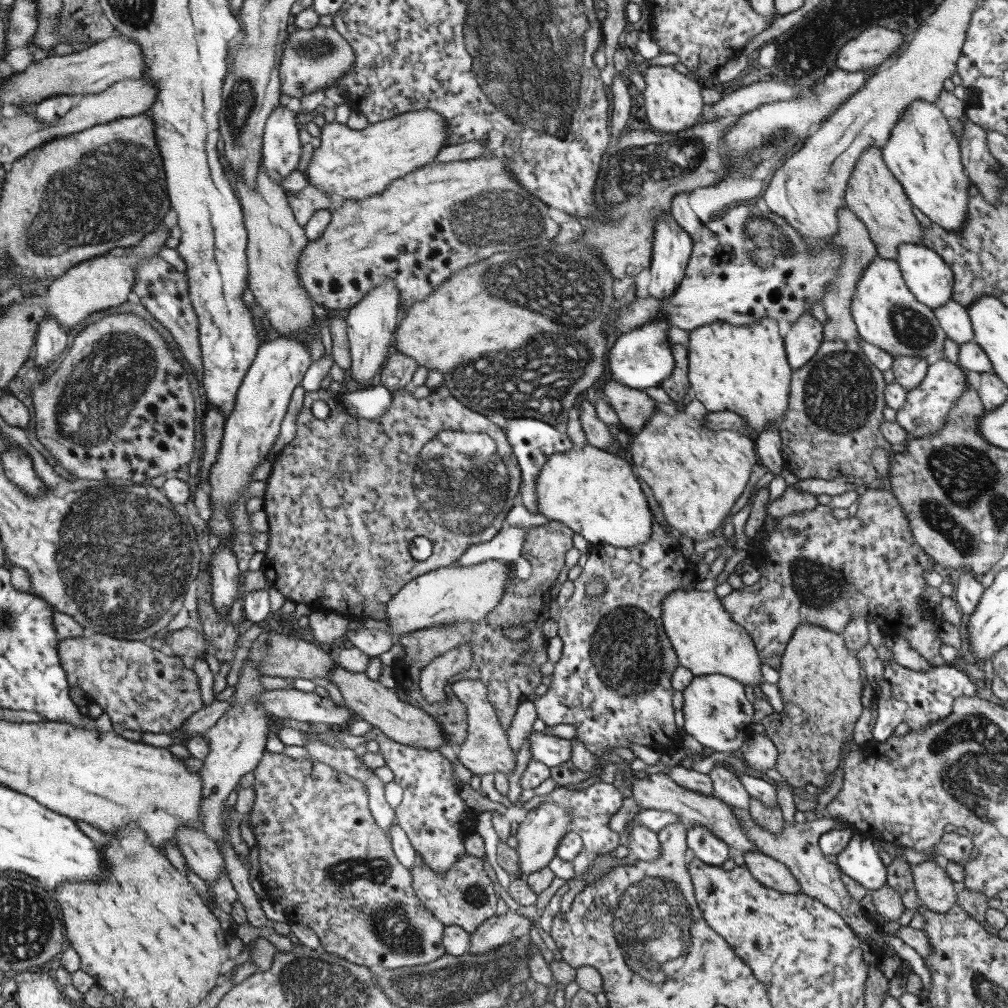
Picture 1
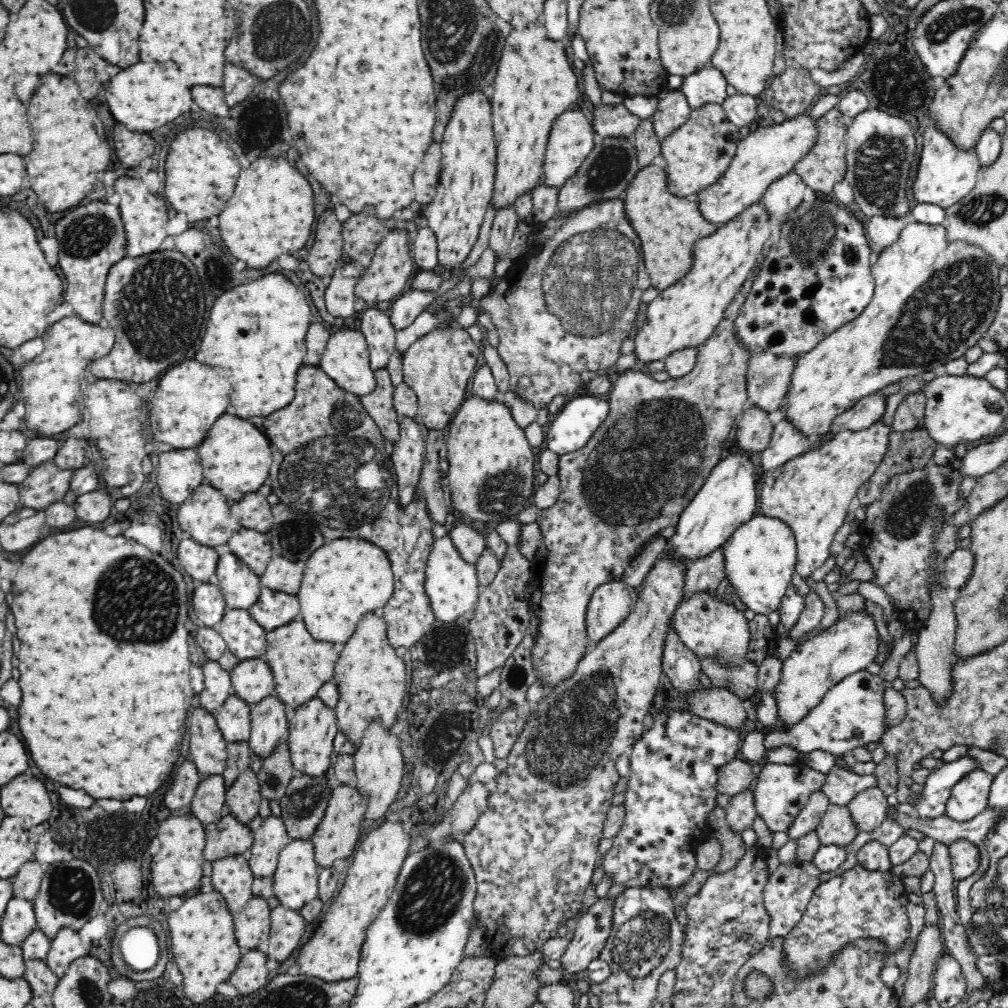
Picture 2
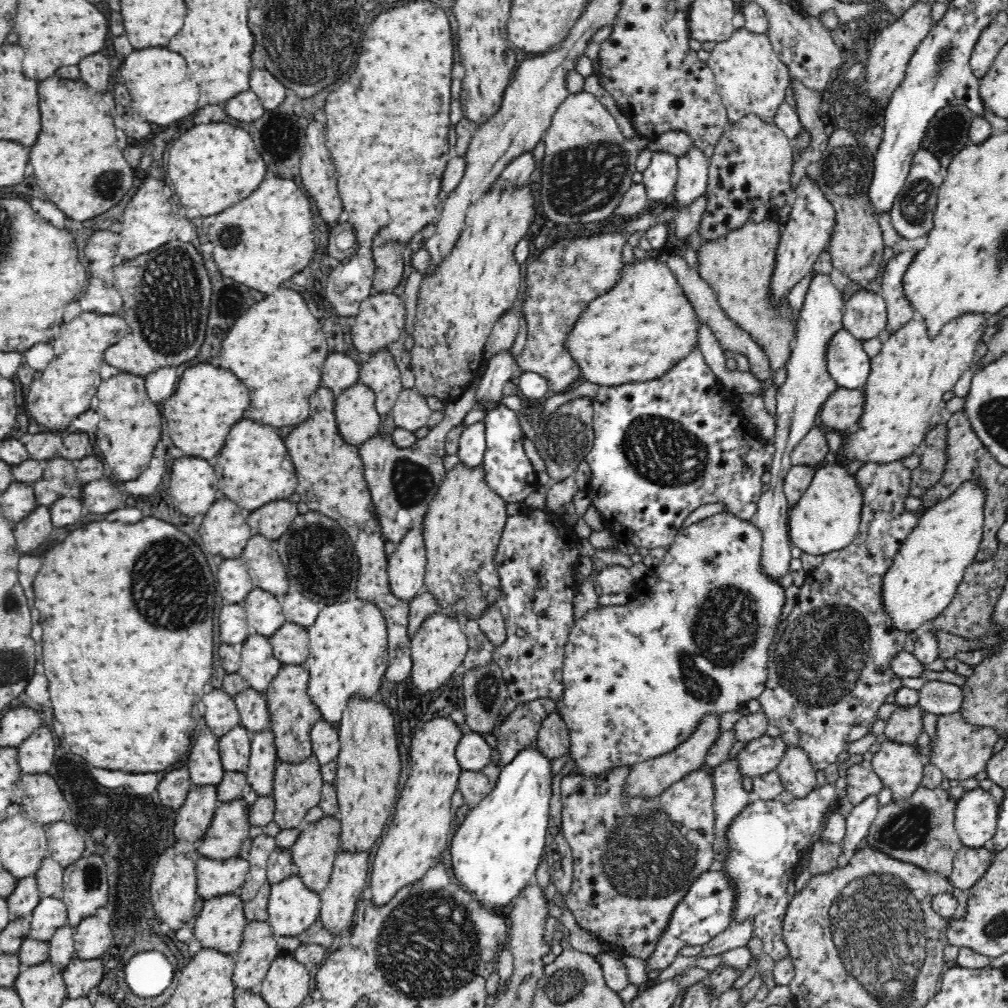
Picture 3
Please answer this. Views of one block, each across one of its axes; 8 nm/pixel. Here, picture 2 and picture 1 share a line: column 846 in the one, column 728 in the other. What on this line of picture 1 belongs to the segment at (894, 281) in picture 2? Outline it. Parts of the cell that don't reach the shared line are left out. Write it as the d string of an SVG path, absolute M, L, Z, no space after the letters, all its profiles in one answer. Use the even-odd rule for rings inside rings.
M764 317L751 325L737 326L714 321L689 331L687 344L688 378L692 398L699 400L709 412L732 411L742 415L746 429L756 436L774 424L779 426L789 406L791 374L785 344L778 333L778 324L770 317Z

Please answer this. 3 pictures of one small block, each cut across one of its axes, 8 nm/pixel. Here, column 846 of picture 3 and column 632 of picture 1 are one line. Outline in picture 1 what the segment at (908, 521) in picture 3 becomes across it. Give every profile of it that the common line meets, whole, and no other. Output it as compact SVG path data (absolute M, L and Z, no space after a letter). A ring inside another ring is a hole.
M654 520L650 540L638 547L592 546L582 572L573 581L573 595L559 611L558 637L562 639L564 648L554 673L547 680L548 692L534 701L537 718L547 726L576 726L578 733L574 738L596 758L610 752L612 747L630 749L634 745L642 745L663 754L683 744L682 730L674 722L672 698L675 690L671 682L680 664L663 628L661 602L669 592L694 589L701 584L698 581L700 566L682 554L678 537L678 532L668 523L660 524ZM597 576L603 578L606 592L600 598L588 599L584 592L585 584Z

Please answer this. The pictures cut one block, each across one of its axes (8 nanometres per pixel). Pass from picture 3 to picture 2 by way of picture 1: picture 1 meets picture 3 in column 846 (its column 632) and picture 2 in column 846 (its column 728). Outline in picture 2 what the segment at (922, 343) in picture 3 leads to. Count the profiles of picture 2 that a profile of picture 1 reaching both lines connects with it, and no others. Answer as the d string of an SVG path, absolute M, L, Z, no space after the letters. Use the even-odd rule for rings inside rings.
M883 418L864 430L842 430L824 444L818 443L816 449L794 457L786 464L760 476L762 484L760 484L758 513L779 518L792 529L797 546L795 571L802 578L807 579L814 570L824 566L824 562L830 555L830 546L835 539L834 535L846 521L844 518L846 518L852 498L857 496L857 492L874 474L880 461L884 458L892 431L892 425L886 426L883 423Z

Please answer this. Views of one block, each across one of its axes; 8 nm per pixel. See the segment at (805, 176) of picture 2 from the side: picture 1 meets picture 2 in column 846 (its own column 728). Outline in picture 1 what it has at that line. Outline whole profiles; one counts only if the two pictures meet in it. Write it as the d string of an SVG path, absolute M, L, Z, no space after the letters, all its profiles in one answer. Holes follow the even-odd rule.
M738 115L723 116L712 121L698 123L669 136L656 135L651 130L632 130L622 136L618 144L610 145L604 152L602 166L600 166L598 180L596 180L596 190L593 193L598 209L604 211L604 215L610 222L604 224L604 222L596 222L590 218L579 218L578 223L584 229L583 235L575 240L577 246L593 248L601 261L607 264L610 275L617 281L626 277L636 277L644 268L648 268L651 265L656 220L661 212L671 213L673 196L680 192L689 194L694 190L719 185L723 182L723 178L726 178L730 170L730 163L728 163L730 146L726 145L725 134L737 122L737 118Z

